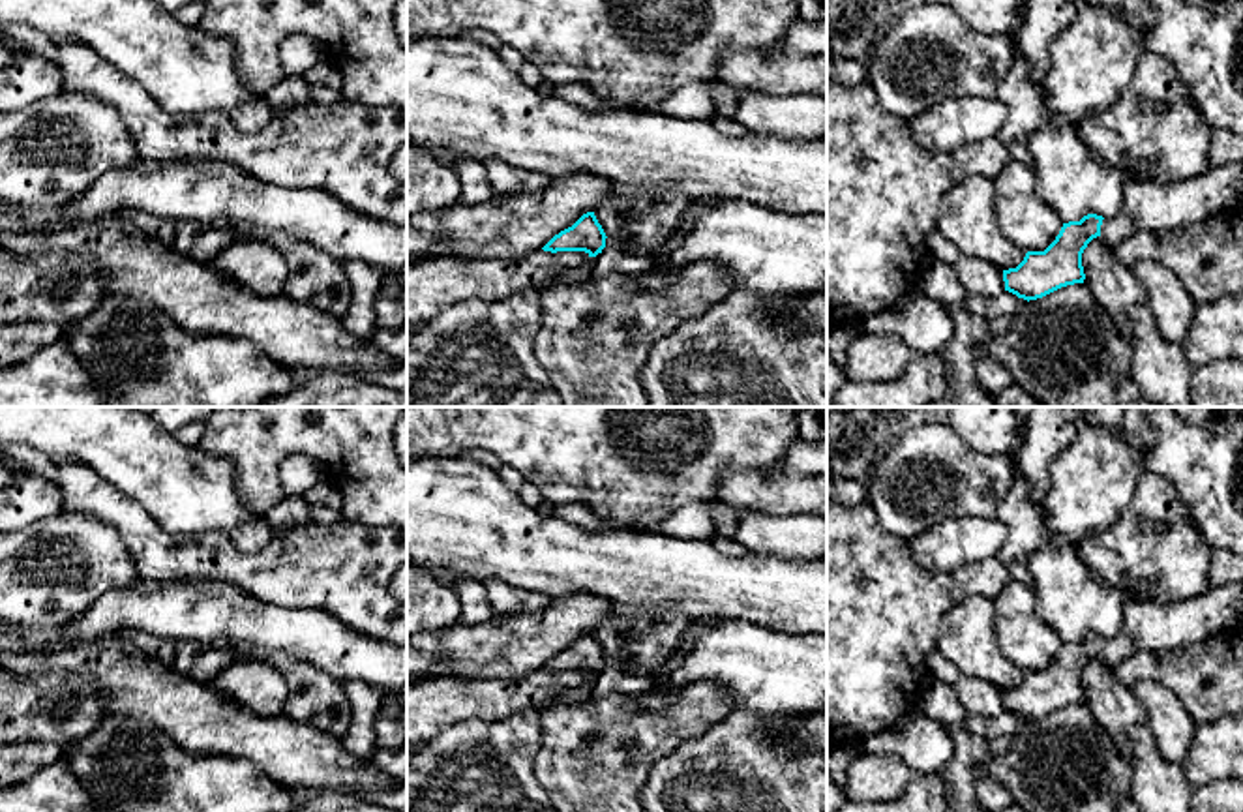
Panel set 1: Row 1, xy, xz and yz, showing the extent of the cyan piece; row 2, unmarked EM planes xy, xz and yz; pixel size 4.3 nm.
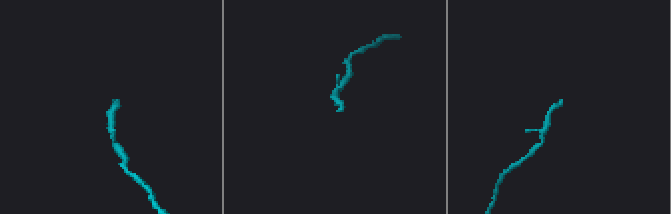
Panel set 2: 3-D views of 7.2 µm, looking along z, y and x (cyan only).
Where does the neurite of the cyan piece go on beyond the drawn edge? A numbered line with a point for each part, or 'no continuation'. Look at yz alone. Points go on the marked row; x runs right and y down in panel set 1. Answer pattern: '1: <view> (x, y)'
1: yz (1146, 205)

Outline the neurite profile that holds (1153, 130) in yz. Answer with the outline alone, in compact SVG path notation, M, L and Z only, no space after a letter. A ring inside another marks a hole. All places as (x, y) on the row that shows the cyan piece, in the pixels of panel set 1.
M1147 49L1140 54L1132 81L1117 101L1086 116L1078 133L1099 158L1123 173L1131 171L1138 182L1177 184L1200 176L1209 167L1213 128L1187 94L1174 64Z

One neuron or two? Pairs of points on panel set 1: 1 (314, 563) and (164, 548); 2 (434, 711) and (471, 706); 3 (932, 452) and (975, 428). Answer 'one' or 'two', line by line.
1: one
2: one
3: two

